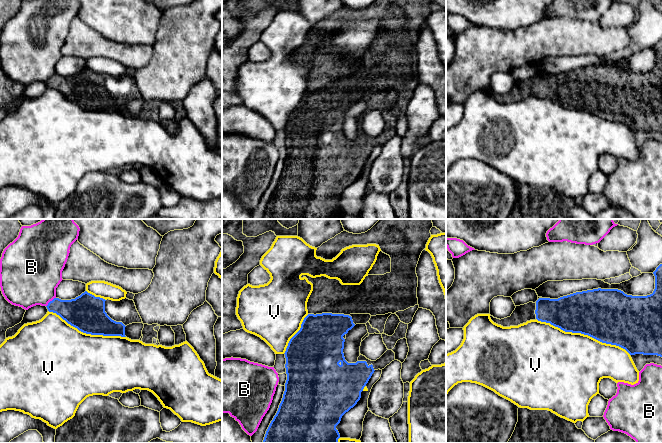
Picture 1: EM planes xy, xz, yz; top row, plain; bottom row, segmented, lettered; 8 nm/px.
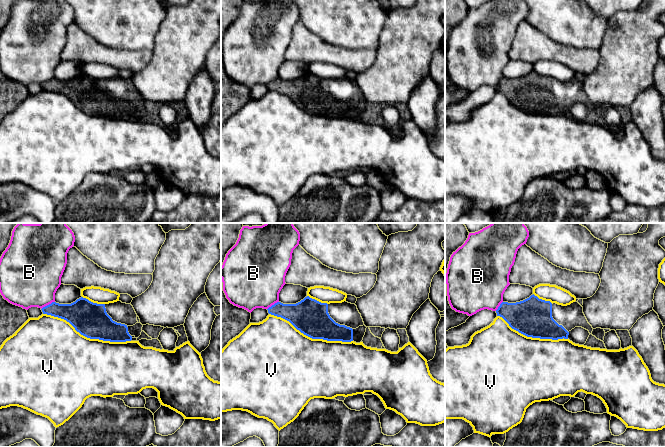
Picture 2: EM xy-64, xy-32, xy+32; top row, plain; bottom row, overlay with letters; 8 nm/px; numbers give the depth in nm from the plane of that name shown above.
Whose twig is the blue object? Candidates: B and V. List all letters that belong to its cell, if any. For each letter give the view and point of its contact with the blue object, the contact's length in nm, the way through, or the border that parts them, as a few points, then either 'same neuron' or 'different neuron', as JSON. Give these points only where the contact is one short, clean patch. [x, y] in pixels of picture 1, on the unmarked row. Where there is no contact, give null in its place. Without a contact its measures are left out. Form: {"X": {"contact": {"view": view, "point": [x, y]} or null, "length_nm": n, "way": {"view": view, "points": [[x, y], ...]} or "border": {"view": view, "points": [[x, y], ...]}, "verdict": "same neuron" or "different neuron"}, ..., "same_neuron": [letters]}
{"B": {"contact": {"view": "xy", "point": [50, 77]}, "length_nm": 110, "verdict": "different neuron"}, "V": {"contact": {"view": "yz", "point": [583, 109]}, "length_nm": 800, "verdict": "different neuron"}, "same_neuron": []}

